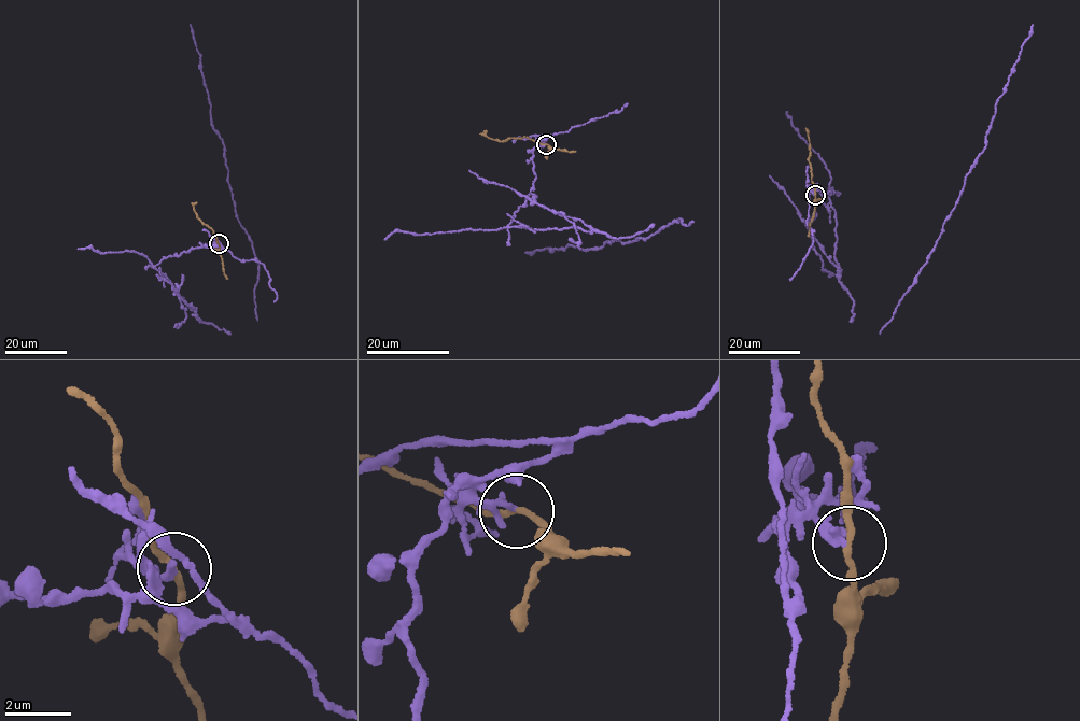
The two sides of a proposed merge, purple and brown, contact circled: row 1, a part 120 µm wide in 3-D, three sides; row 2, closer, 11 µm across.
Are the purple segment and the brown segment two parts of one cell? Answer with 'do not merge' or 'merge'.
do not merge

